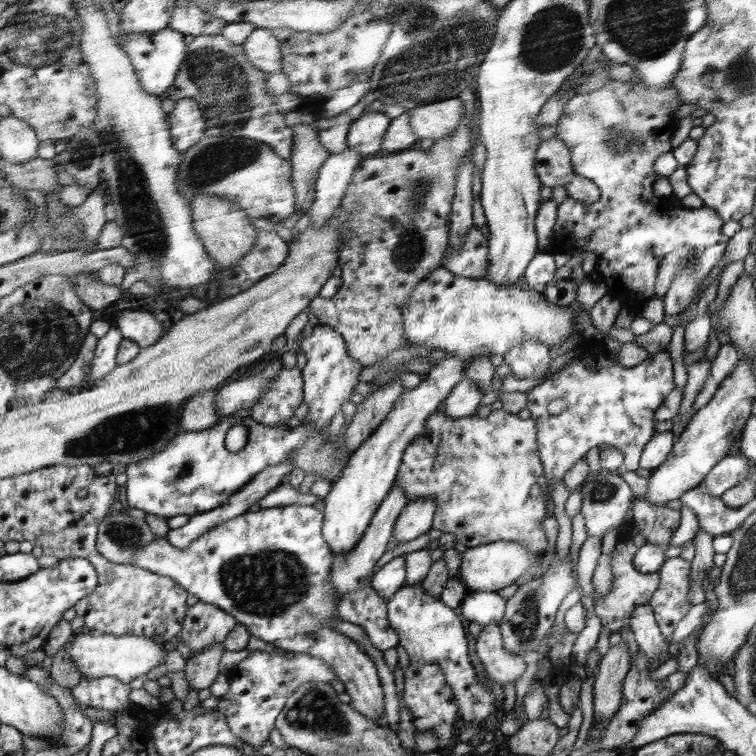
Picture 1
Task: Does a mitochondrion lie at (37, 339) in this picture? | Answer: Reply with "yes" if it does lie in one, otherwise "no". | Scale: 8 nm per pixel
yes

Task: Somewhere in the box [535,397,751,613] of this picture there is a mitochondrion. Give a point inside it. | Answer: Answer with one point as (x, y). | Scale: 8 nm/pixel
(601, 491)

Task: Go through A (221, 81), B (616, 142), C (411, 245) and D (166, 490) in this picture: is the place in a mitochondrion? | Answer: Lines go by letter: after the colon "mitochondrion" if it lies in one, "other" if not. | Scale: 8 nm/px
A: mitochondrion
B: mitochondrion
C: mitochondrion
D: other

